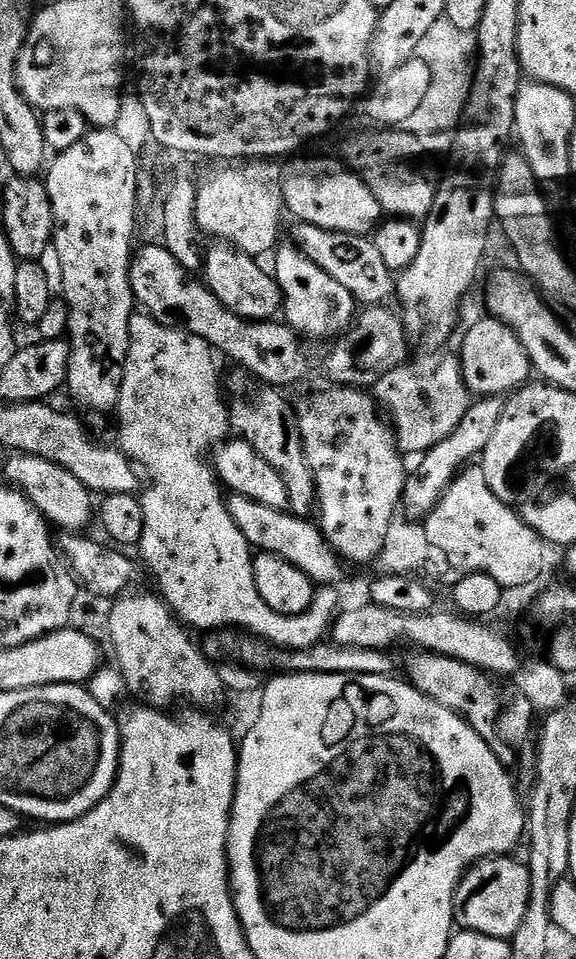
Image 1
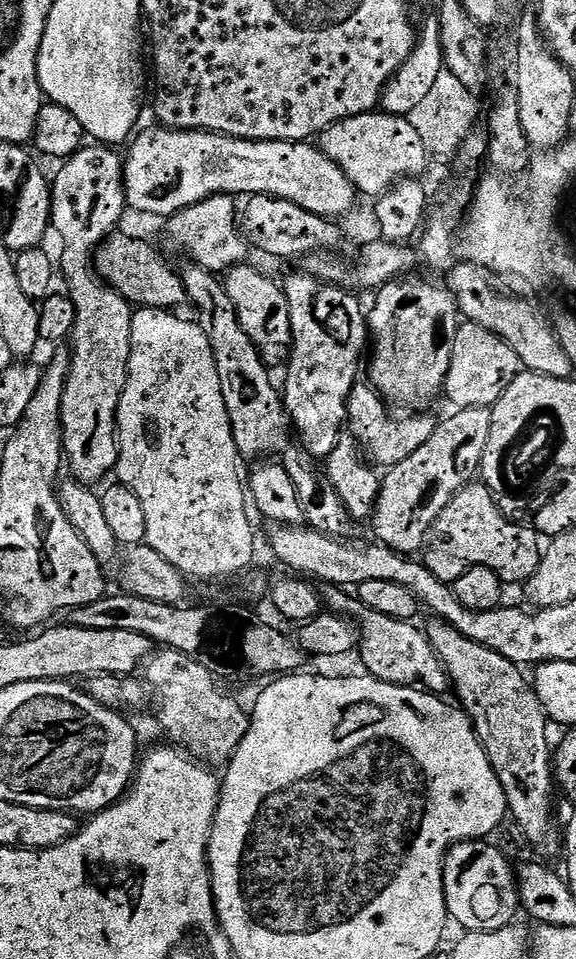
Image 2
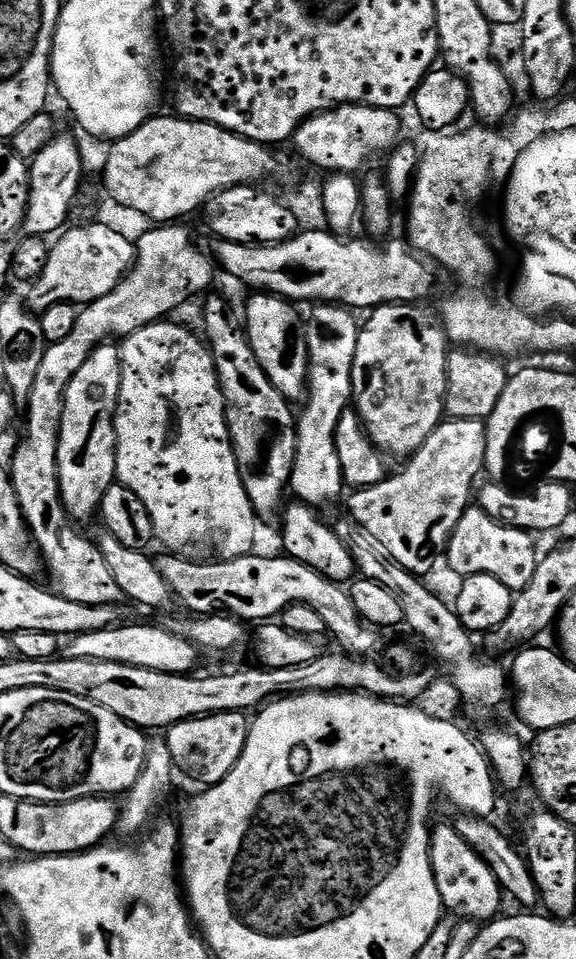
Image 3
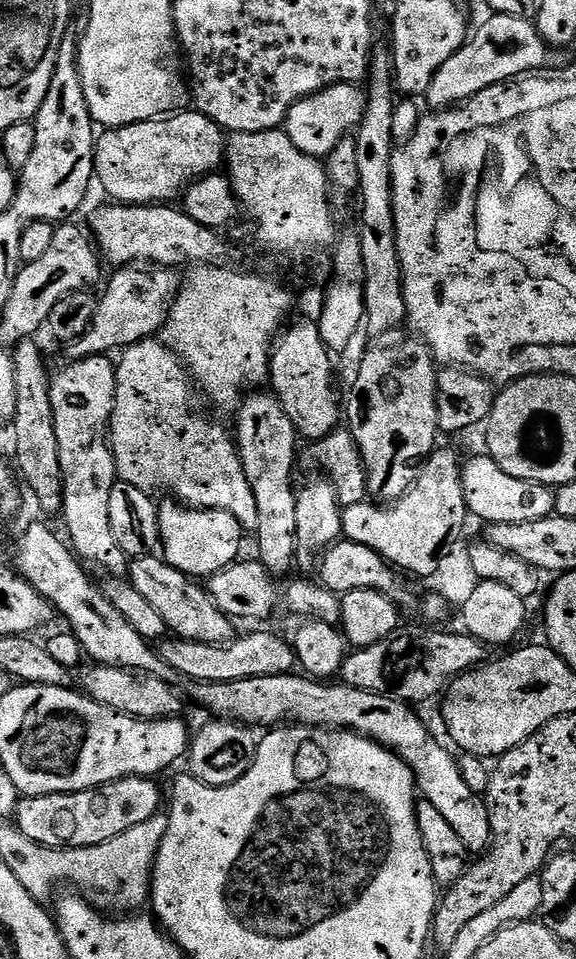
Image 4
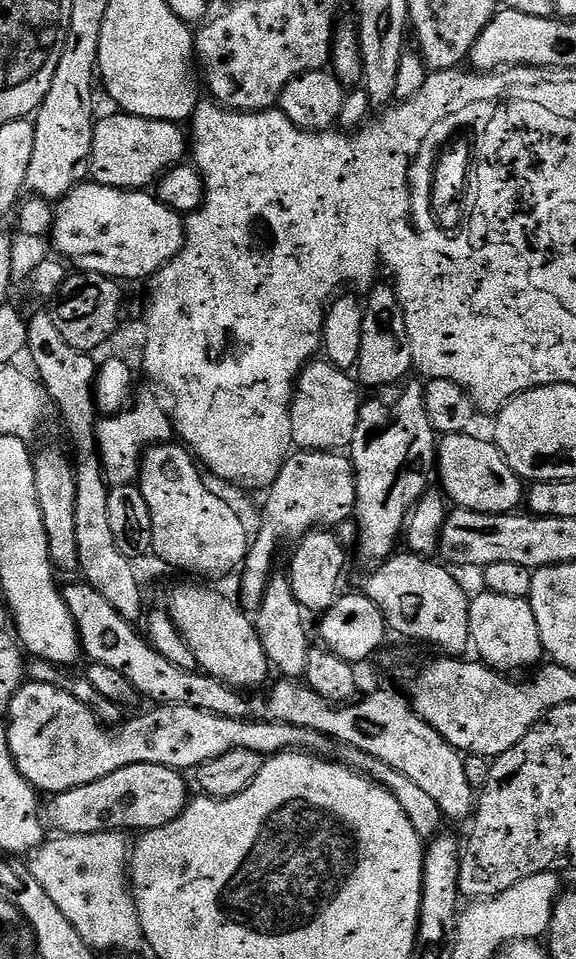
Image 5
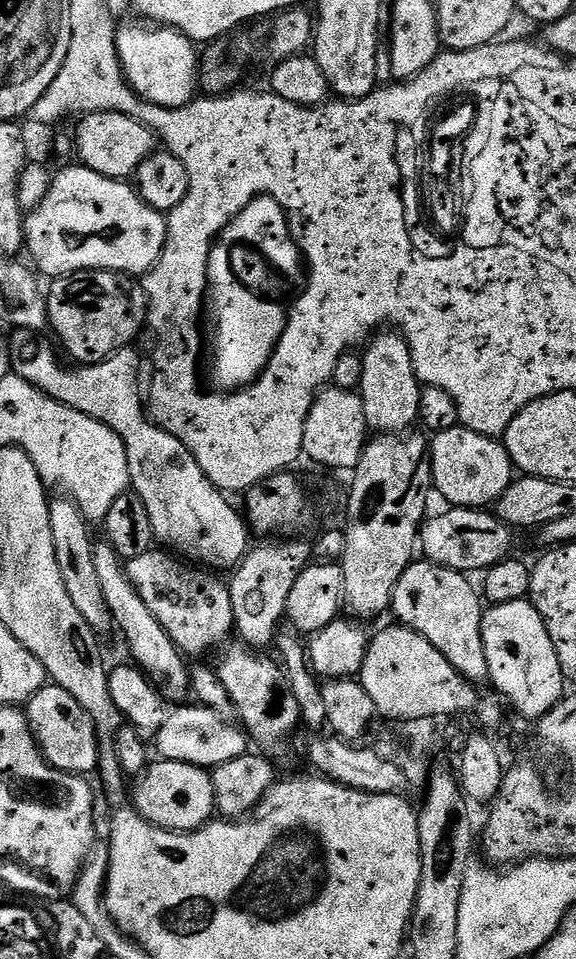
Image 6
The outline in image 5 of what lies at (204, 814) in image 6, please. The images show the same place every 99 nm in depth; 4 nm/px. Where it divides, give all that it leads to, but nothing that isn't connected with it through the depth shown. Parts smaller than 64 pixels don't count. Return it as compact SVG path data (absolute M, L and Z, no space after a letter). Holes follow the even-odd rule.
M135 764L134 766L122 766L122 770L114 770L114 774L106 774L106 778L98 778L89 784L83 784L77 788L71 788L65 792L57 792L51 797L52 800L46 804L46 824L49 829L57 828L57 833L65 836L74 834L98 834L99 832L124 832L128 828L140 828L136 830L147 830L150 828L161 828L170 822L174 822L184 813L184 807L188 805L190 793L188 793L188 784L184 781L185 773L183 771L171 768L170 766L154 766L153 764Z

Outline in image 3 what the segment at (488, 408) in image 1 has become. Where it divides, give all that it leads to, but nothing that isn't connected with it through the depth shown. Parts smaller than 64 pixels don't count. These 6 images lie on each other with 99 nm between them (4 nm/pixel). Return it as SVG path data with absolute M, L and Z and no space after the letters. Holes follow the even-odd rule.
M445 419L432 431L430 438L426 438L423 446L412 453L405 463L409 464L401 472L393 471L385 476L382 482L369 488L355 489L351 493L352 497L347 497L349 517L389 556L389 559L416 576L427 576L426 574L435 568L439 558L441 561L445 555L453 530L457 528L462 514L473 503L476 479L485 471L487 433L483 420Z

